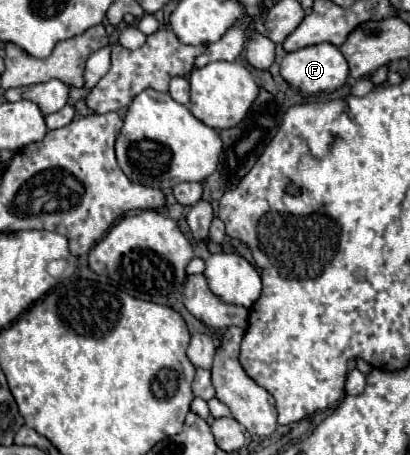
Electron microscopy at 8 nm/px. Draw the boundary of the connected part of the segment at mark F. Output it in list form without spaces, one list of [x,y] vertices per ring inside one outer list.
[[[319,43],[319,45],[311,45],[311,47],[303,47],[287,53],[281,61],[281,75],[295,91],[301,91],[301,93],[335,91],[341,85],[345,85],[349,67],[347,67],[347,59],[343,59],[343,53],[335,45]]]

